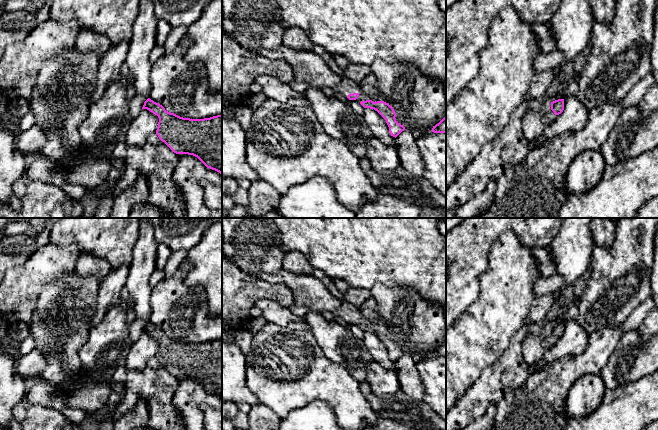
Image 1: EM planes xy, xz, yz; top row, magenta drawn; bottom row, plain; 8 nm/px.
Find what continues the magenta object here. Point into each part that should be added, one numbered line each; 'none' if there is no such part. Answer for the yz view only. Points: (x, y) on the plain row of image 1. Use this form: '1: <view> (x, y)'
1: yz (547, 340)

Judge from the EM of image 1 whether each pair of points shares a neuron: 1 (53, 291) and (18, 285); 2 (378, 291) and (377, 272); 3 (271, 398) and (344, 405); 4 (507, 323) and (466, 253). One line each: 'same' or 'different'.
1: different
2: different
3: same
4: different

